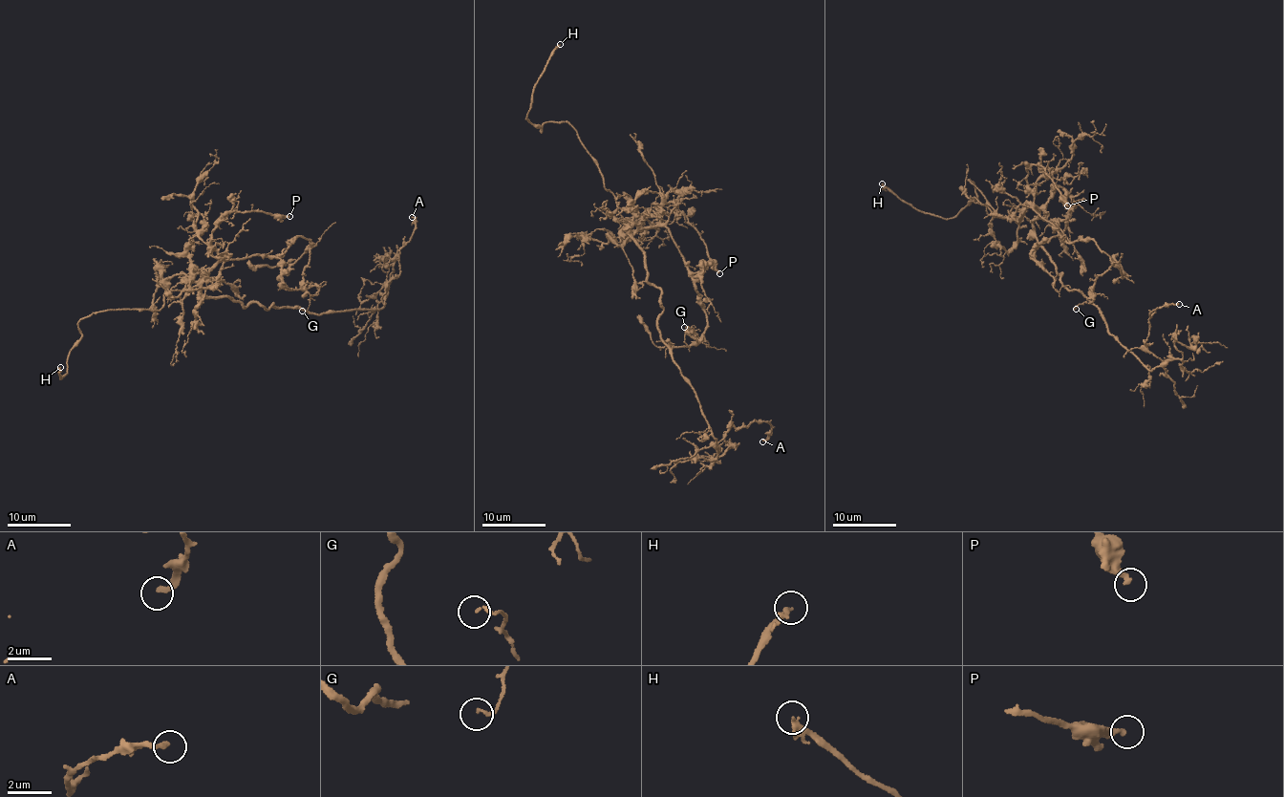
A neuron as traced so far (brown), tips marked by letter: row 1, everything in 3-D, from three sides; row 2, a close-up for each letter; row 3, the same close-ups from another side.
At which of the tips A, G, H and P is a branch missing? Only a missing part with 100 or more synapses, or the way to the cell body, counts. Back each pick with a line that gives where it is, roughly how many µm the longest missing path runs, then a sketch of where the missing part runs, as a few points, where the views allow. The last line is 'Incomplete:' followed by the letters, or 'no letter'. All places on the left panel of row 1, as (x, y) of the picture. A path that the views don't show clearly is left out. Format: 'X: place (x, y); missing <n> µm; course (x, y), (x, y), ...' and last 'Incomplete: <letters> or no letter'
H: place (60, 367); missing 45 µm; course (60, 367), (69, 358), (84, 326), (81, 291), (104, 269), (117, 248), (117, 236), (130, 226), (137, 208)
Incomplete: H

